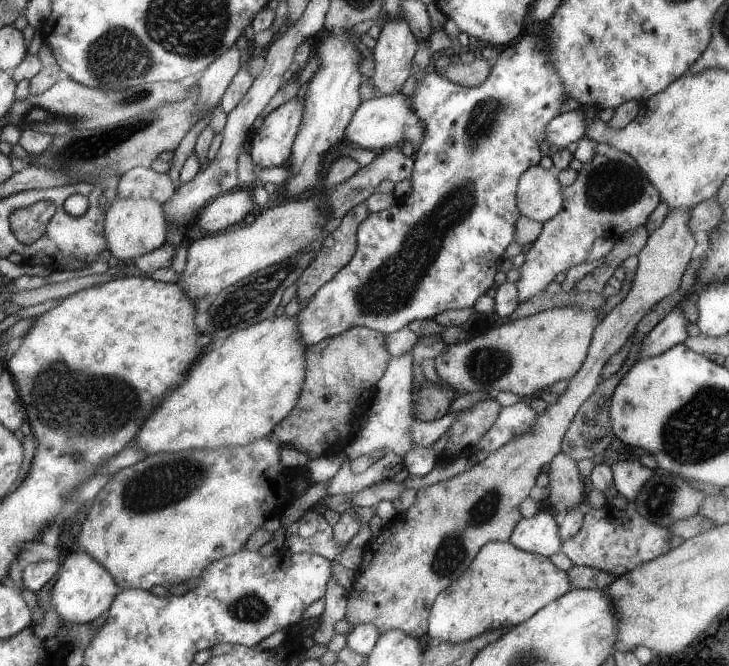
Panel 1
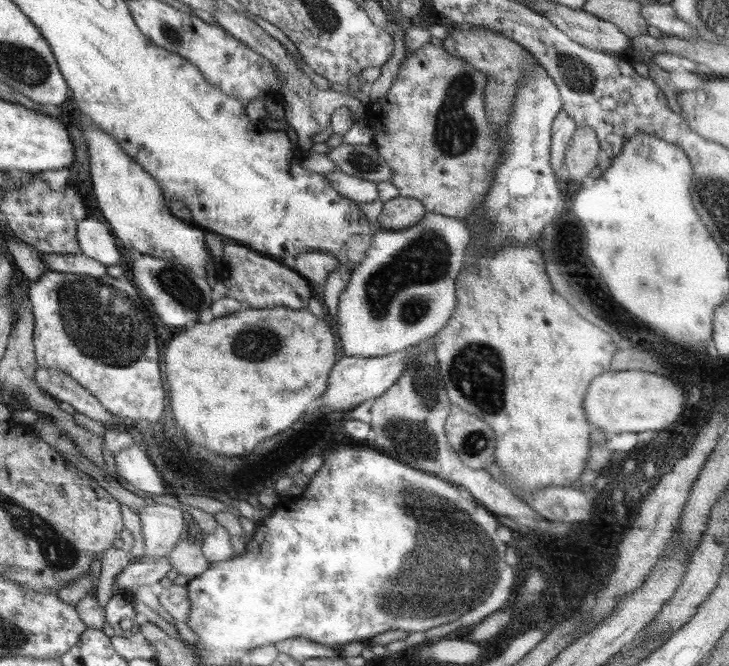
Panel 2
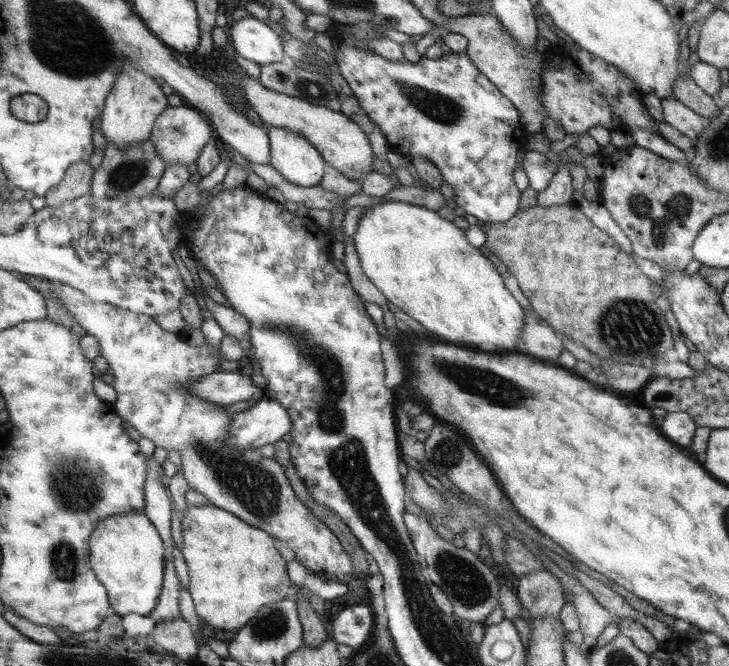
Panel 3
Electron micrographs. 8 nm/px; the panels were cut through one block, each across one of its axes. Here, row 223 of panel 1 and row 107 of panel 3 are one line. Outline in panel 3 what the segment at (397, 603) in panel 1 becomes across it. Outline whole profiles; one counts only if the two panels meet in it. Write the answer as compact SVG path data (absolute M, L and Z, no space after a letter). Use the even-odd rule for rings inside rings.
M662 98L661 105L666 123L691 139L695 139L709 128L708 119L699 116L676 98Z

